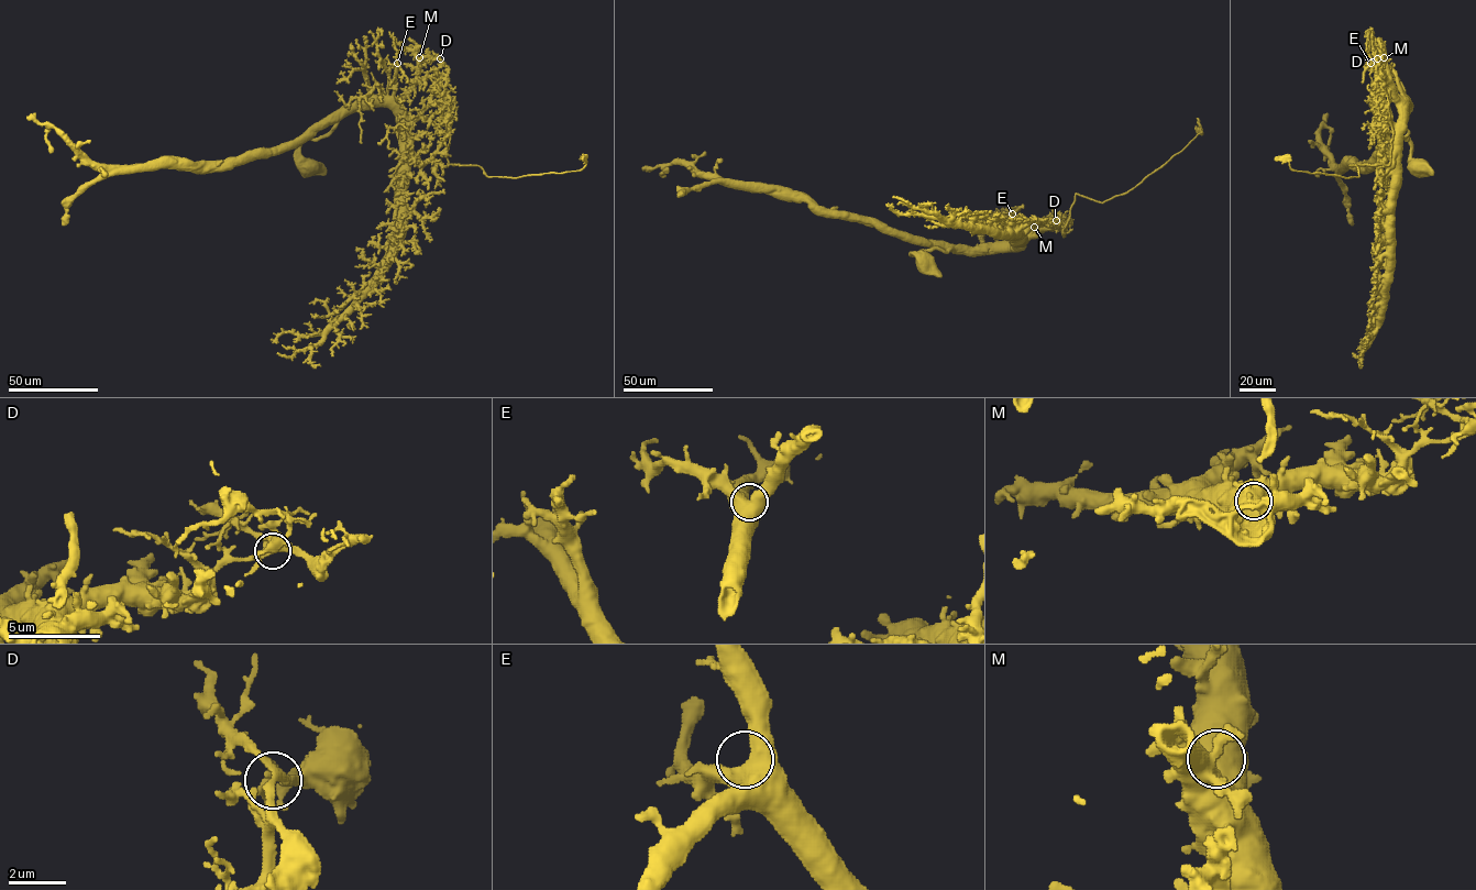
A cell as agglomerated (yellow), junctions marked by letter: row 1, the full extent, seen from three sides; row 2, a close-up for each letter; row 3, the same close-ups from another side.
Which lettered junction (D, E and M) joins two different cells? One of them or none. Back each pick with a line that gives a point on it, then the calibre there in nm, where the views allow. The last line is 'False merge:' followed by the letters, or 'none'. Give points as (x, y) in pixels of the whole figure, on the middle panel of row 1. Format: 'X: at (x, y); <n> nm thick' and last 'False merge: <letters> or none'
D: at (1056, 220); 240 nm thick
False merge: D

